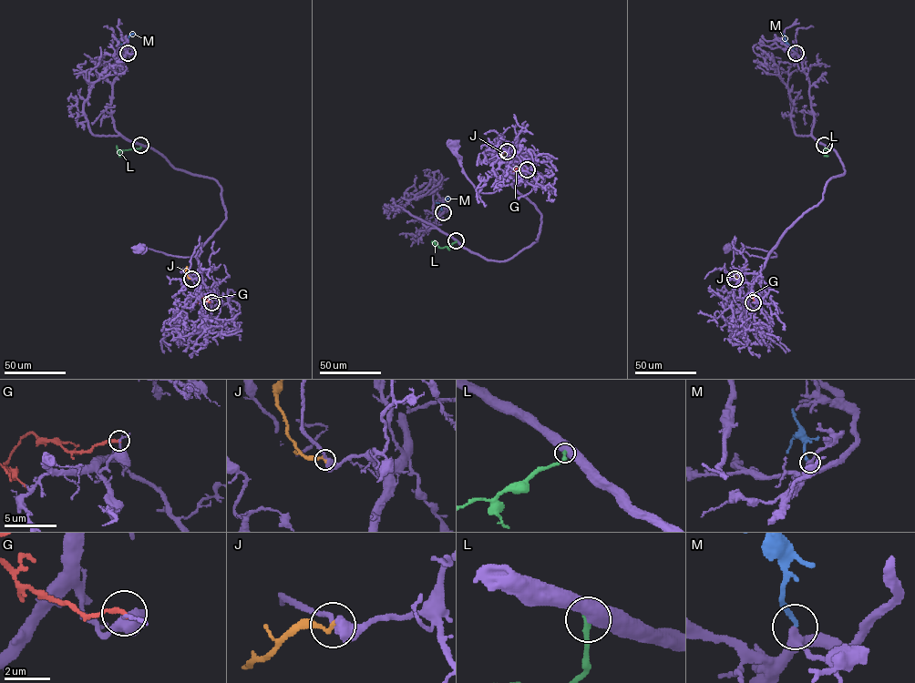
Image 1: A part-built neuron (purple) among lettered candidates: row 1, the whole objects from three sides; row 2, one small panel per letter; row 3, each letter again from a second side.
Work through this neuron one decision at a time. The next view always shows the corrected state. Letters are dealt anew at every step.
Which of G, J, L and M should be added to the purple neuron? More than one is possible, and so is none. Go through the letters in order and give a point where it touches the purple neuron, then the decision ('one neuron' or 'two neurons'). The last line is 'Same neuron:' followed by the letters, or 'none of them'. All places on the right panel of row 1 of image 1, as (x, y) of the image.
G: meets purple at (753, 302); two neurons
J: meets purple at (735, 279); two neurons
L: meets purple at (824, 145); two neurons
M: meets purple at (796, 53); one neuron
Same neuron: M

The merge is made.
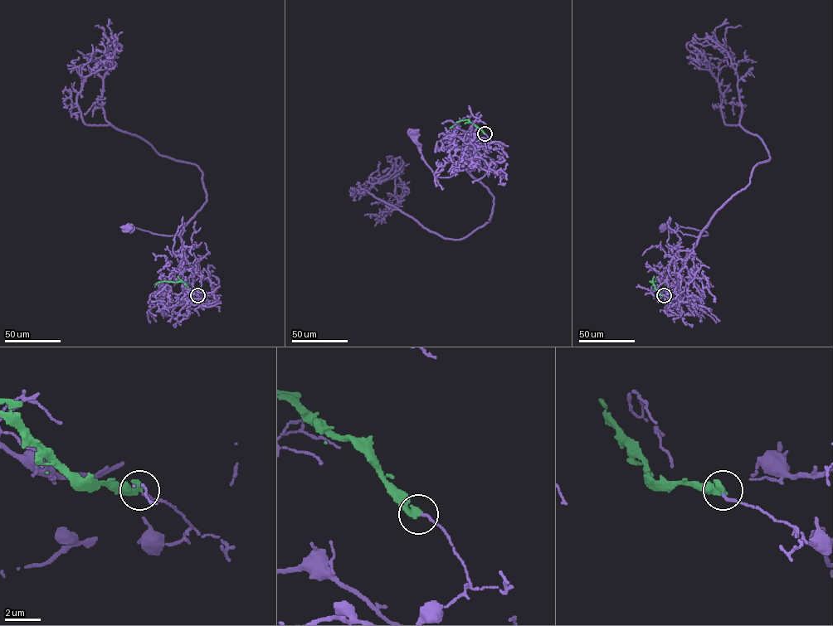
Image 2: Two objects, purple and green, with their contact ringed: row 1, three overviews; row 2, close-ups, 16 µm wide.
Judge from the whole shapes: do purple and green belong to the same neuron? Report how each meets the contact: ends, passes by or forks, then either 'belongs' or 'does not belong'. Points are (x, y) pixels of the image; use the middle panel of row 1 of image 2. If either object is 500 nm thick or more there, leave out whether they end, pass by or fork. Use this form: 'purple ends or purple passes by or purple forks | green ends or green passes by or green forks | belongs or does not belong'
purple ends | green ends | does not belong

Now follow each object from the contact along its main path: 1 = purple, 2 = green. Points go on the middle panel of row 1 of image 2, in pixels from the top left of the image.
1: (484, 133), (484, 142), (466, 138), (471, 146), (468, 167), (441, 177), (426, 162), (413, 133)
2: (484, 133), (468, 119), (457, 122), (443, 134)

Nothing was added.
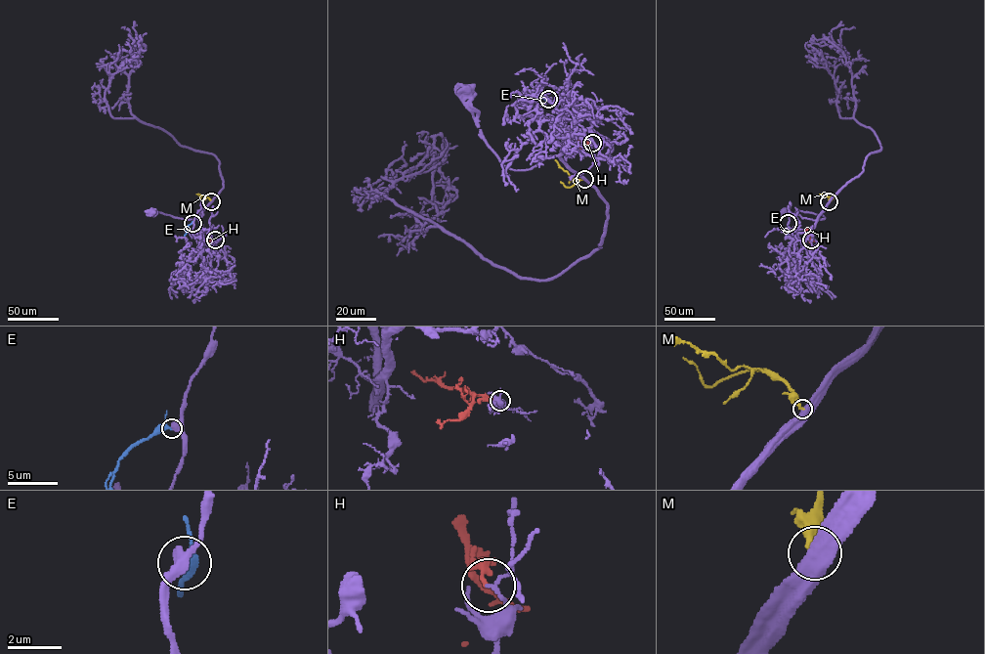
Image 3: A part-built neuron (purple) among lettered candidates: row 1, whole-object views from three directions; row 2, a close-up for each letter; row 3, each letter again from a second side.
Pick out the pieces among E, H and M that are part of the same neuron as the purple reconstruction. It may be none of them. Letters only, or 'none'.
none

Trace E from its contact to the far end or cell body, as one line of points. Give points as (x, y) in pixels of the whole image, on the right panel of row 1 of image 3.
E: (788, 223), (788, 236)

